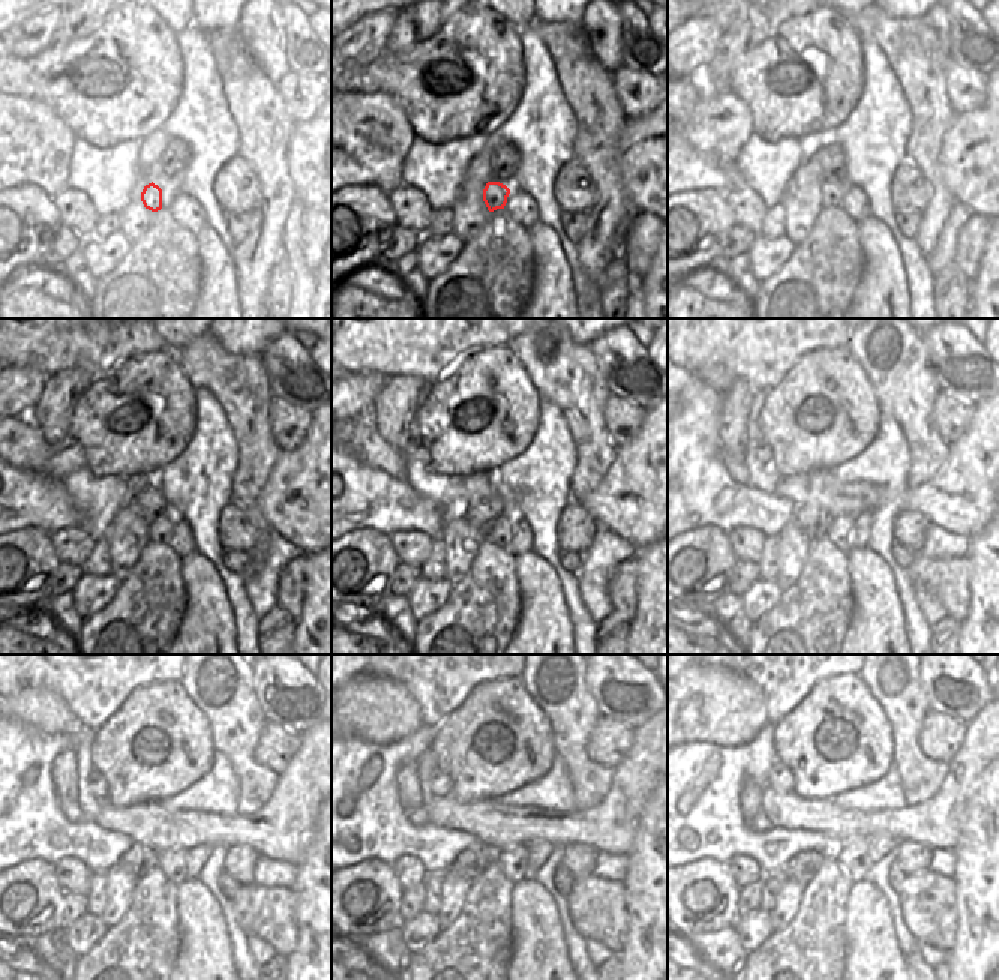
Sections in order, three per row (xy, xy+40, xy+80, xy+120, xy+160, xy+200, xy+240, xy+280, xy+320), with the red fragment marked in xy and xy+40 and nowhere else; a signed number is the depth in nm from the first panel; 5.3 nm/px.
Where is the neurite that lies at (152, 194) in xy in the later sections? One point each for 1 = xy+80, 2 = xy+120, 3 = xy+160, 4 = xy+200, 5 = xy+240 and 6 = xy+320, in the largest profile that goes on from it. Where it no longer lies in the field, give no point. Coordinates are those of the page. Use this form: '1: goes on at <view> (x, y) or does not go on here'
1: goes on at xy+80 (833, 192)
2: goes on at xy+120 (161, 530)
3: goes on at xy+160 (501, 533)
4: goes on at xy+200 (842, 532)
5: goes on at xy+240 (174, 863)
6: goes on at xy+320 (852, 856)

